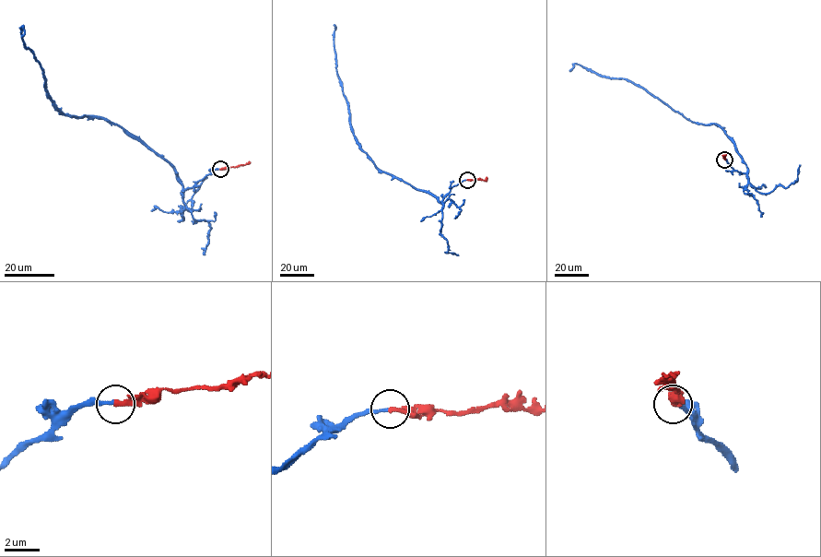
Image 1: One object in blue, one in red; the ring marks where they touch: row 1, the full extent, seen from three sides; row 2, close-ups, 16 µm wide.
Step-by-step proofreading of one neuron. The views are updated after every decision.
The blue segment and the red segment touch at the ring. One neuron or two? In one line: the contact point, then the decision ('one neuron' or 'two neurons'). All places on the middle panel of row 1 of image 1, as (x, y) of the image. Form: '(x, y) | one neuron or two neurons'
(467, 180) | one neuron

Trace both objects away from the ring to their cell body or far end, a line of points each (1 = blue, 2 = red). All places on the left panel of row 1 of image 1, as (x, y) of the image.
1: (219, 169), (183, 189), (173, 168), (120, 126), (65, 115), (48, 97), (22, 26), (21, 38)
2: (220, 169), (250, 163)

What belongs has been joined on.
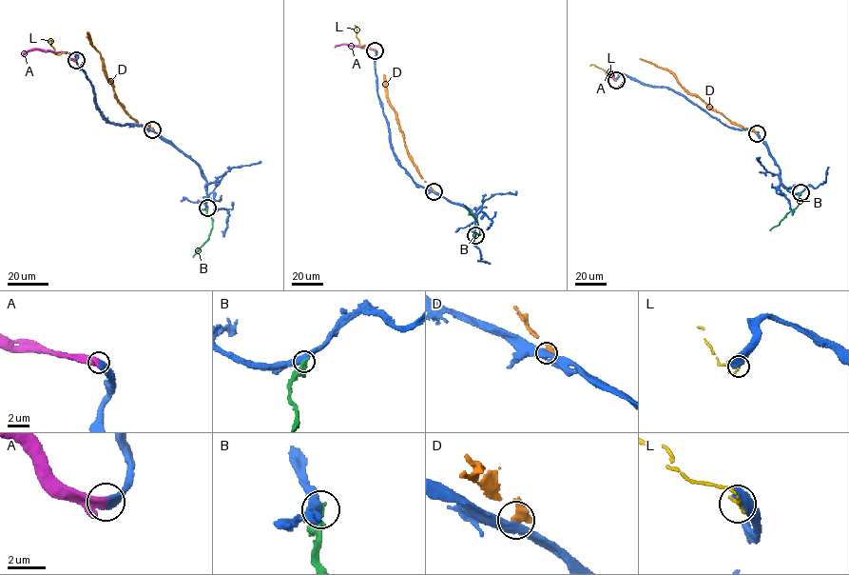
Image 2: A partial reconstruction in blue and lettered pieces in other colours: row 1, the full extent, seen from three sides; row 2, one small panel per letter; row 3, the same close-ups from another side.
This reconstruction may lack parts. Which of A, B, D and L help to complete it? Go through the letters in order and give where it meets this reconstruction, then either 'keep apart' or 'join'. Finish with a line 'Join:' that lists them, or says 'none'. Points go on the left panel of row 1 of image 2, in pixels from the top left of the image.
A: (75, 59) | join
B: (207, 208) | keep apart
D: (152, 129) | keep apart
L: (76, 60) | keep apart
Join: A

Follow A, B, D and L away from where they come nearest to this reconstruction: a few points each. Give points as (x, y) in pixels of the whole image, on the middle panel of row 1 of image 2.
A: (375, 49), (346, 44), (334, 47)
B: (475, 235), (479, 234), (476, 220), (465, 205)
D: (434, 191), (408, 156), (398, 120), (387, 96), (383, 74)
L: (376, 50), (359, 45), (354, 25)

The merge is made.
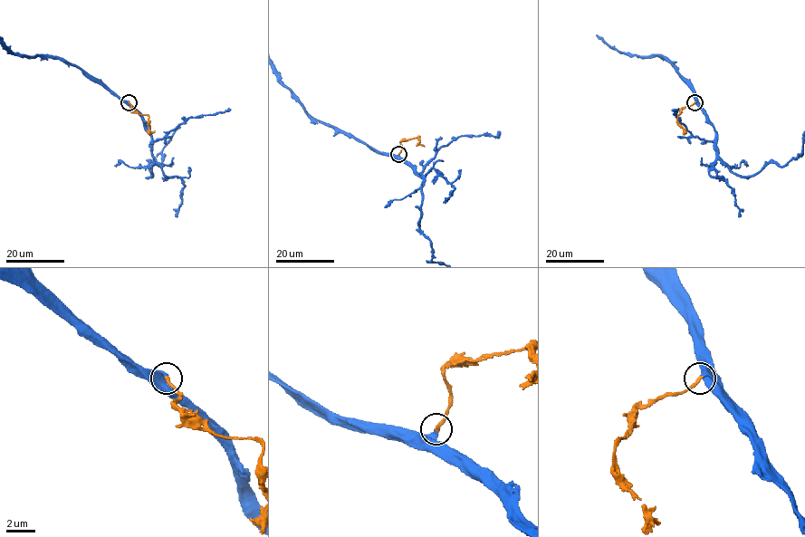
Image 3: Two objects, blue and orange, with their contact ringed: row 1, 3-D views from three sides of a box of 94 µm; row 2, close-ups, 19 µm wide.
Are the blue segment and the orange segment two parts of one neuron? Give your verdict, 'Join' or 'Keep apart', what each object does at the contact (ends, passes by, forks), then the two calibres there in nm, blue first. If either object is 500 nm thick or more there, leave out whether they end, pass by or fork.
Join. At the ring blue ends. At the ring orange ends. Thickness 240 nm (blue) against 200 nm

